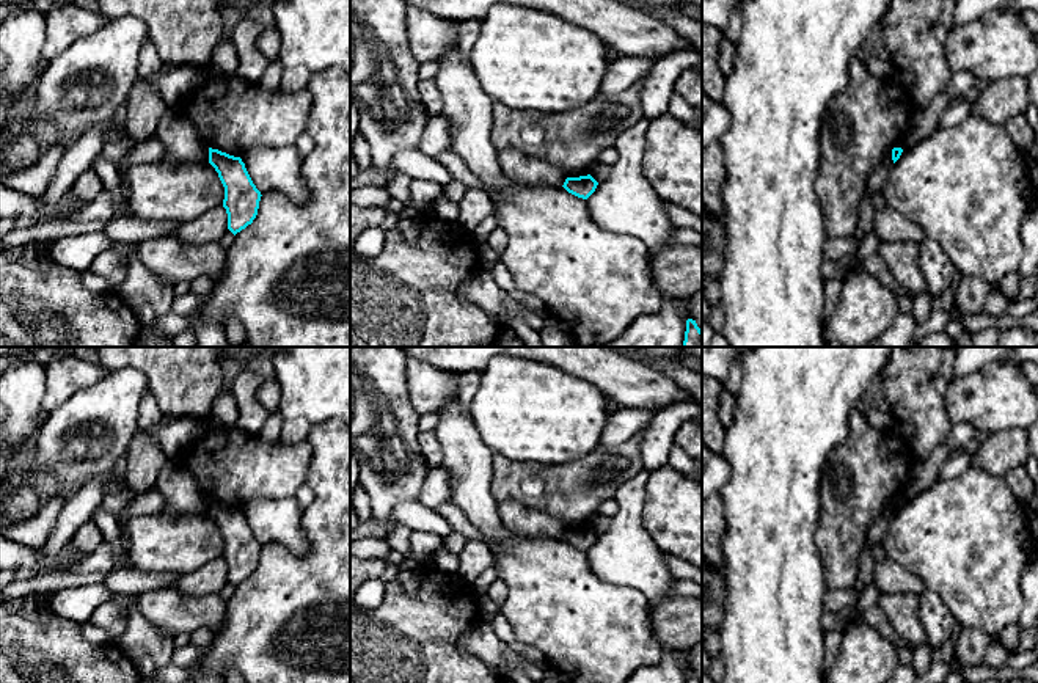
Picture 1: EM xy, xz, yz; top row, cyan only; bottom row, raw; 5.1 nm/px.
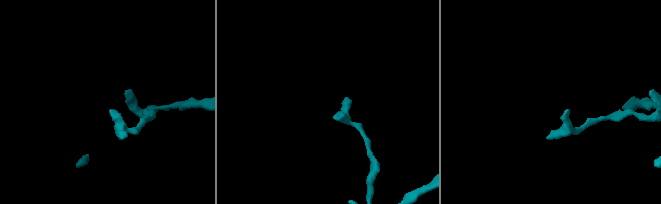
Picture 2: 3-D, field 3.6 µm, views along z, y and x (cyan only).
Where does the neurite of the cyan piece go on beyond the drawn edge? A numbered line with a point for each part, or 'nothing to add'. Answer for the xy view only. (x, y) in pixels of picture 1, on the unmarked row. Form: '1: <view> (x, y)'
nothing to add

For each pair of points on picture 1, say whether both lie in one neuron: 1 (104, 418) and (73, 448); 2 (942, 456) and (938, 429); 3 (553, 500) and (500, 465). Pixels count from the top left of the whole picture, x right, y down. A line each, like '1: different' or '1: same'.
1: same
2: different
3: same

